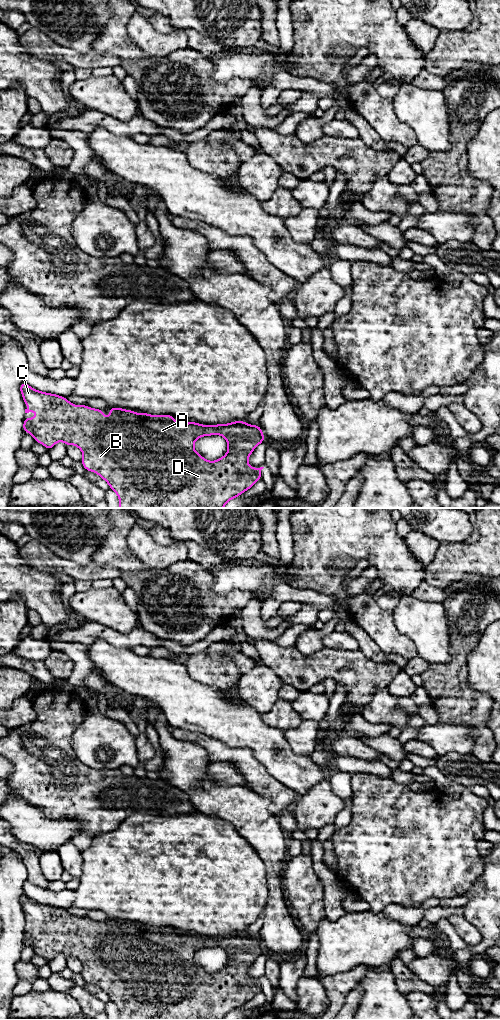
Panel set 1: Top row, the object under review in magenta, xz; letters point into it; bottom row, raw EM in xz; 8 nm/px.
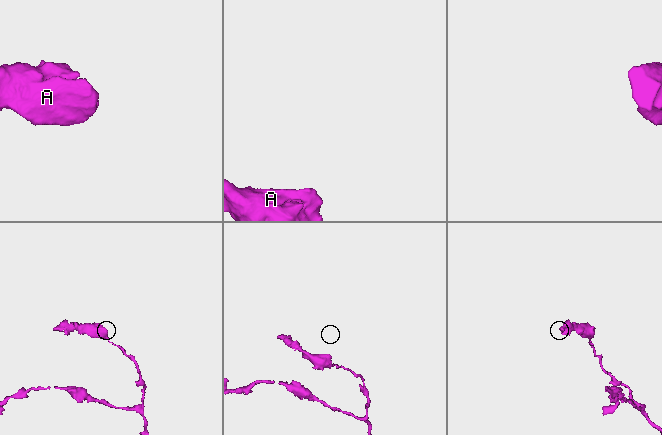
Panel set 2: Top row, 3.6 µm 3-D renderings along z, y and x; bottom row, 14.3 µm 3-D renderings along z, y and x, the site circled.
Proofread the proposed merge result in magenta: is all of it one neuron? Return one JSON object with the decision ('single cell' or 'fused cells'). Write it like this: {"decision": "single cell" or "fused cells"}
{"decision": "single cell"}

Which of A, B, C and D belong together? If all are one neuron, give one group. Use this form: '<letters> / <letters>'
A B C D

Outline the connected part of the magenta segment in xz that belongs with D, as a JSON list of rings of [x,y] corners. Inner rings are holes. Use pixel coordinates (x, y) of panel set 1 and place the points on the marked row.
[[[24,382],[19,389],[28,406],[25,413],[33,411],[38,414],[34,418],[25,418],[23,431],[30,433],[48,450],[59,441],[67,446],[76,445],[83,453],[81,463],[84,468],[97,473],[119,496],[119,508],[223,508],[229,500],[261,480],[264,467],[253,468],[248,464],[248,457],[265,440],[258,425],[248,425],[245,421],[212,426],[195,422],[177,423],[172,415],[140,414],[115,407],[111,407],[110,416],[105,417],[101,409],[74,405],[62,396],[35,390]],[[210,435],[221,435],[228,443],[227,454],[216,461],[204,459],[194,449],[198,438]]]

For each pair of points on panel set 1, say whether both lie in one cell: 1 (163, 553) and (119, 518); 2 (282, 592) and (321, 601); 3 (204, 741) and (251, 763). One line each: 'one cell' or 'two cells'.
1: two cells
2: one cell
3: one cell

